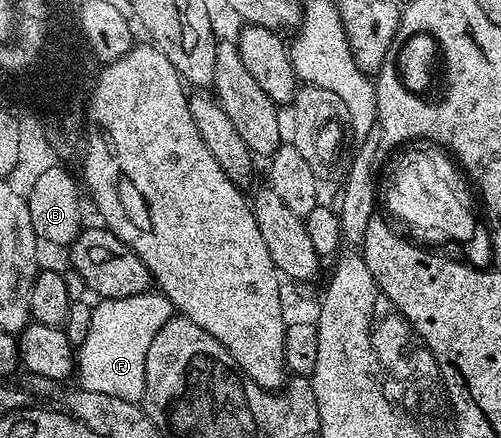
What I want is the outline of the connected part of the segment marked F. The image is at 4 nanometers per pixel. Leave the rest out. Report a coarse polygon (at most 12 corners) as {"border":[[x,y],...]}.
{"border":[[160,291],[99,300],[77,384],[137,402],[152,339],[176,310]]}

